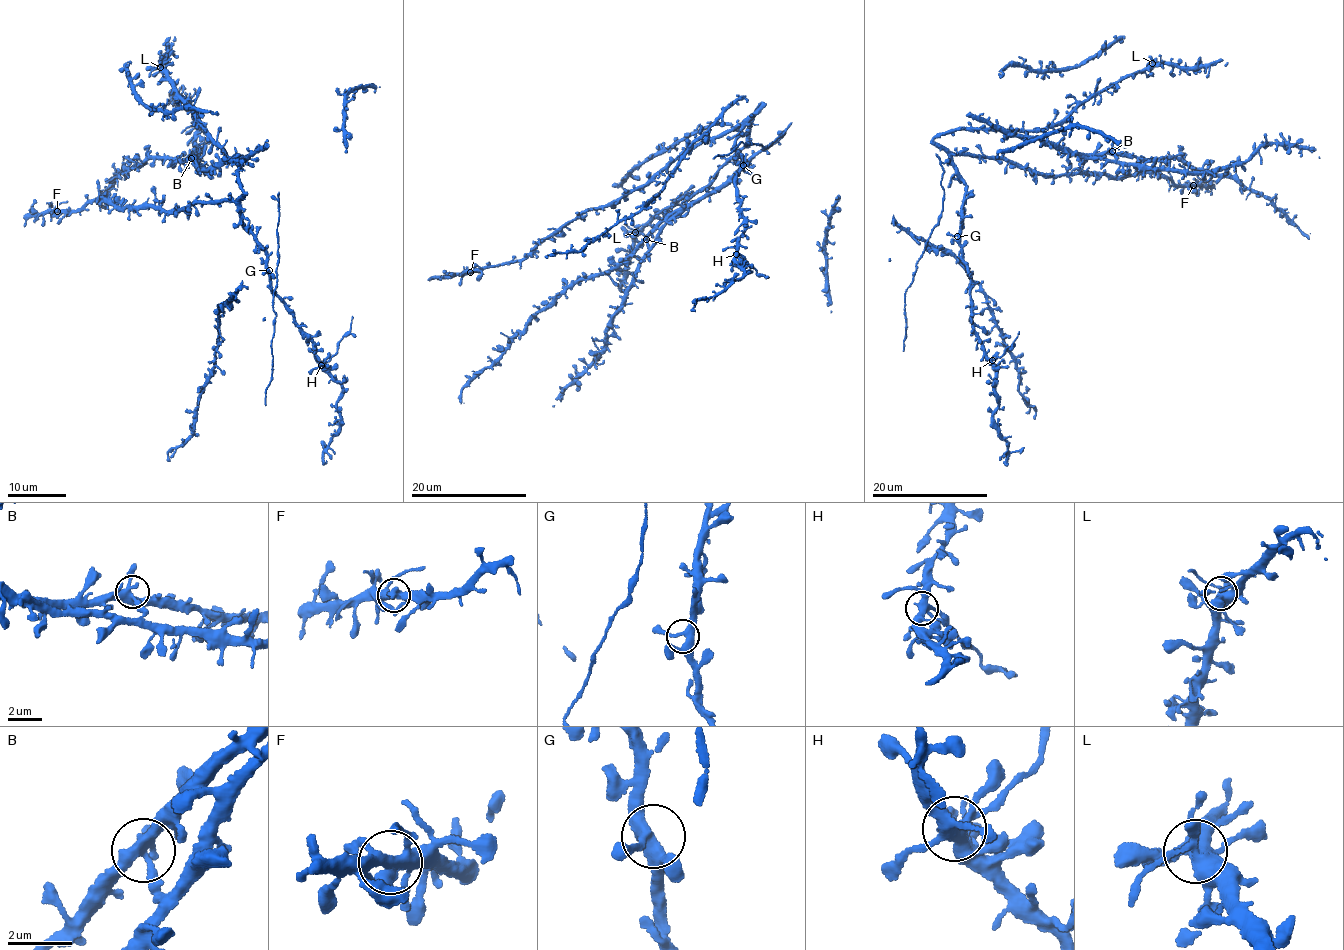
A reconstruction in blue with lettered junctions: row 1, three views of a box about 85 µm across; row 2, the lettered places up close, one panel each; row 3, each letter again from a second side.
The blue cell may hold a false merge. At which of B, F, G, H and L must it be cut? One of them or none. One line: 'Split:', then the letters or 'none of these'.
Split: none of these

